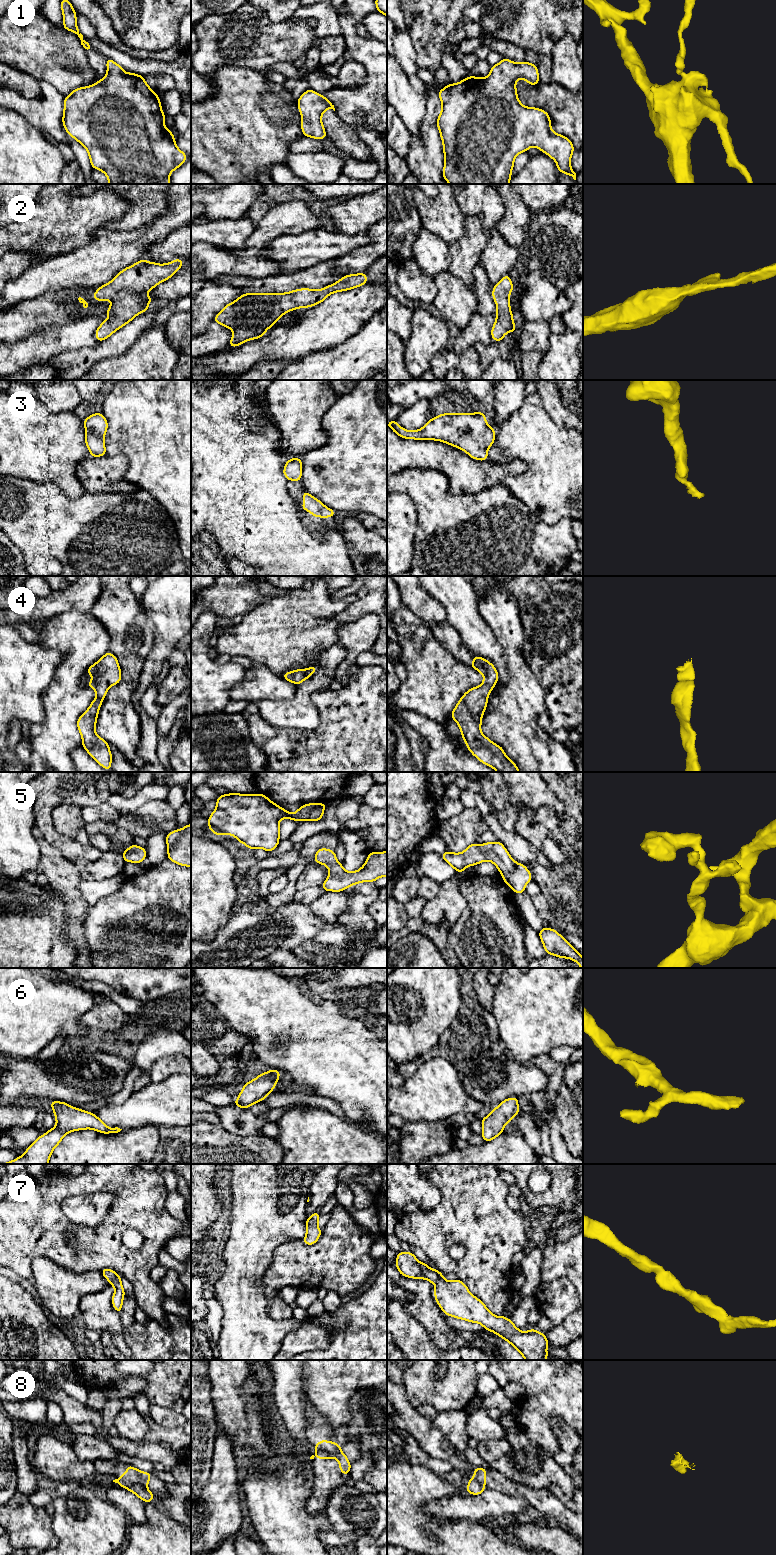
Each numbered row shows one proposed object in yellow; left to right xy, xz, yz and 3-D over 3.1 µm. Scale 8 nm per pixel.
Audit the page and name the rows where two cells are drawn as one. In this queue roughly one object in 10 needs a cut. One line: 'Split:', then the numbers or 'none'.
Split: 8

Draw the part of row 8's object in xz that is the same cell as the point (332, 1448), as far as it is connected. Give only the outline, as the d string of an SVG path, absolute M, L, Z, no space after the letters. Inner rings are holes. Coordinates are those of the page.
M320 1440L315 1446L315 1450L323 1450L329 1453L331 1456L335 1456L338 1451L341 1450L341 1446L336 1442L327 1440Z

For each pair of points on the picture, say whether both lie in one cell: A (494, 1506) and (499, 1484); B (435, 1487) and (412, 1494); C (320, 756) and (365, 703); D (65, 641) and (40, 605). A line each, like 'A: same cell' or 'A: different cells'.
A: different cells
B: same cell
C: same cell
D: different cells

